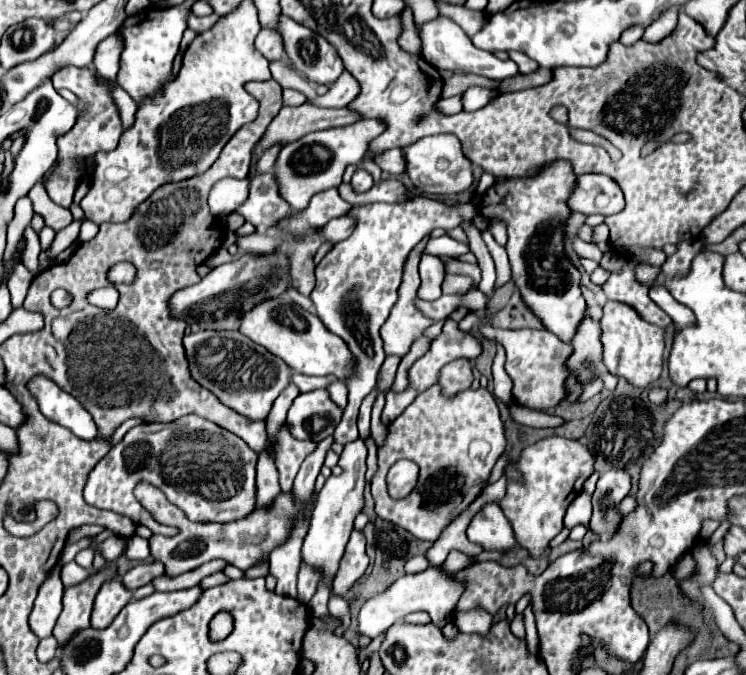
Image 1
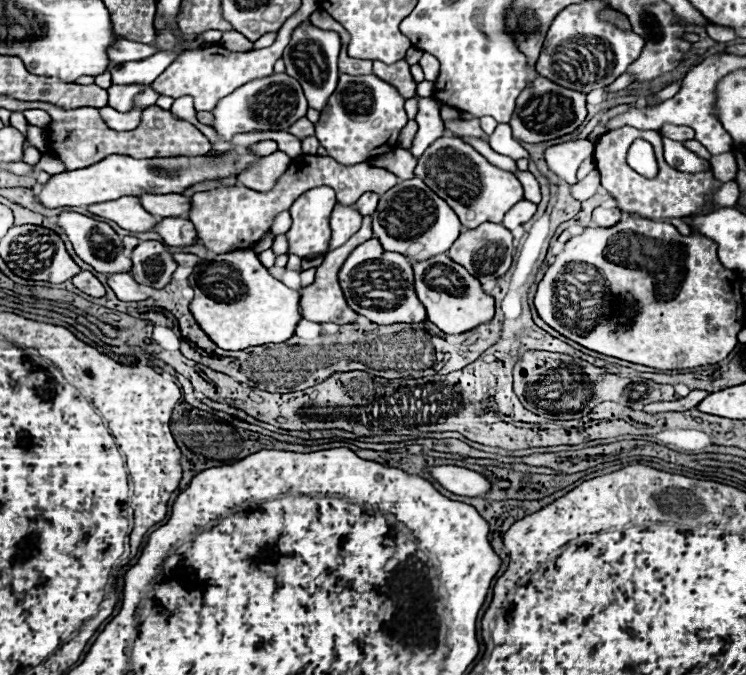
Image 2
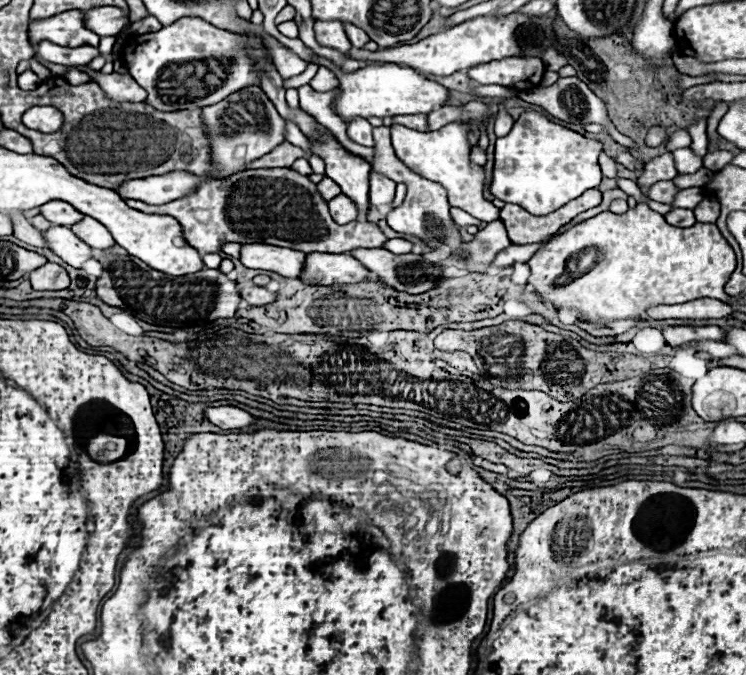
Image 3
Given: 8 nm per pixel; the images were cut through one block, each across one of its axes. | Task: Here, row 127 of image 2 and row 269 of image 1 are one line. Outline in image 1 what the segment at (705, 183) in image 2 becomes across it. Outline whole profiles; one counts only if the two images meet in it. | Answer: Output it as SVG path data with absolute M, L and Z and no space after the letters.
M624 268L618 274L612 272L610 278L604 282L602 290L608 300L632 306L646 322L658 324L662 328L670 324L670 316L666 316L666 312L650 300L648 288L644 284L638 284L638 280L634 280L634 272L630 272L630 268Z

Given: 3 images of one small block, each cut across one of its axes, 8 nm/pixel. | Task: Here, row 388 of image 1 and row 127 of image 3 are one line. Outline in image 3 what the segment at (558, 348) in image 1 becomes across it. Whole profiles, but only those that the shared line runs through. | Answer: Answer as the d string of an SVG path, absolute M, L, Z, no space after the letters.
M524 112L514 122L510 134L496 140L490 192L494 198L518 204L534 216L546 216L586 190L600 186L598 156L602 148L602 142L554 124L540 112Z

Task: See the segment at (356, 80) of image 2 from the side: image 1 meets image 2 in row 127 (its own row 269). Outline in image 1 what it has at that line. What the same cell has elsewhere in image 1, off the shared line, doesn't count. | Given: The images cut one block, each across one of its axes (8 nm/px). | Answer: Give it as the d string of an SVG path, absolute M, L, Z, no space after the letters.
M412 192L406 194L404 202L358 204L352 206L346 214L352 216L356 222L354 232L350 238L338 242L316 266L316 288L310 294L318 318L330 332L340 336L348 344L350 352L358 356L358 368L362 368L362 372L358 372L358 380L352 380L348 384L348 406L344 408L342 420L334 430L334 440L338 444L344 446L358 438L356 418L360 402L376 386L376 374L386 358L378 330L386 322L392 306L398 300L398 288L402 284L408 254L434 228L450 230L454 226L460 226L462 220L474 220L476 214L478 210L470 202L446 206L444 202Z

